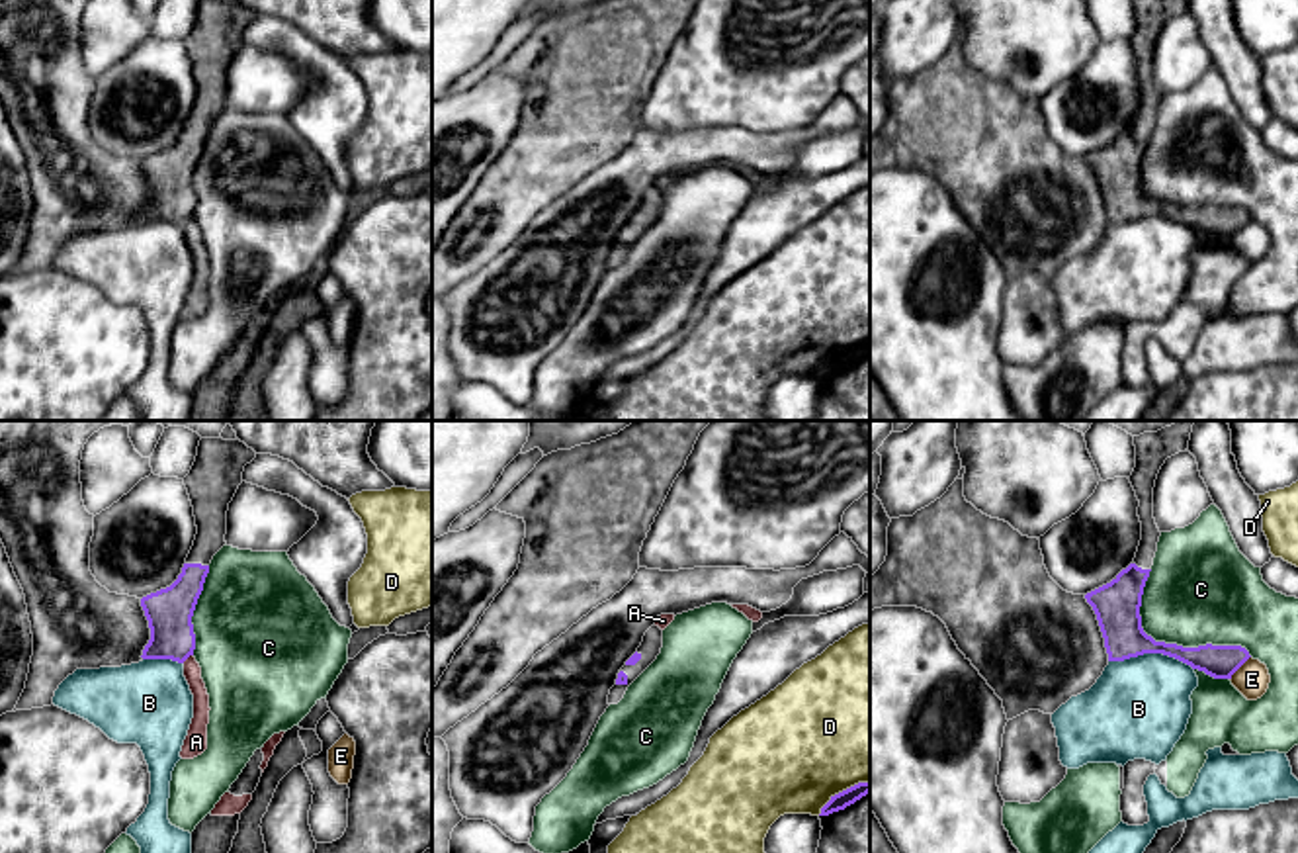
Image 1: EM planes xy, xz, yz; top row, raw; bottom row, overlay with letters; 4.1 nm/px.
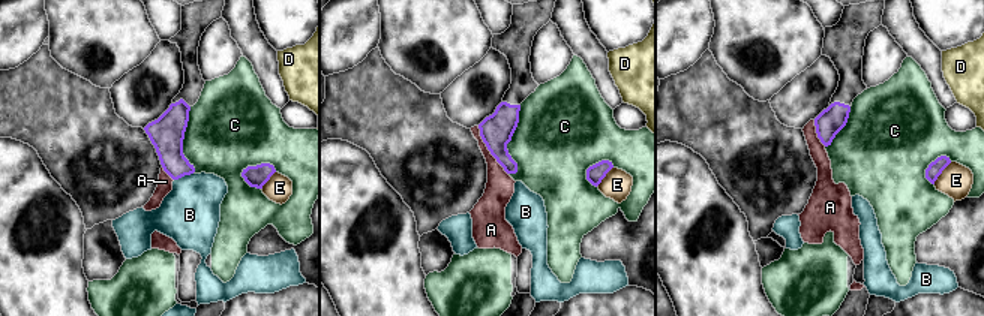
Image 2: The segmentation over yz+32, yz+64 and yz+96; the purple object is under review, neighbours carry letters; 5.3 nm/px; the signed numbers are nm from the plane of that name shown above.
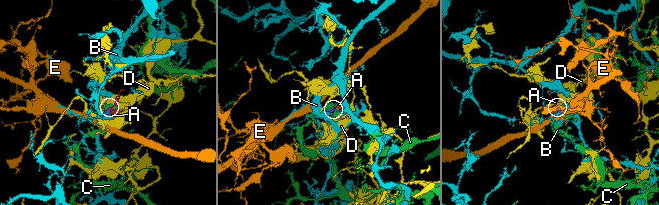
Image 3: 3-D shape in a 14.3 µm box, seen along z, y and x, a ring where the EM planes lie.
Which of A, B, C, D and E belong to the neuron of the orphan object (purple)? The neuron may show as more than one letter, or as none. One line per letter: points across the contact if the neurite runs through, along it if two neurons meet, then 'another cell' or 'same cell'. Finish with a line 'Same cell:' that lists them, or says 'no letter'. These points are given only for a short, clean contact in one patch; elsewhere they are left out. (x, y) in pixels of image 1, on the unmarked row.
A: another cell
B: another cell
C: another cell
D: another cell
E: another cell
Same cell: no letter

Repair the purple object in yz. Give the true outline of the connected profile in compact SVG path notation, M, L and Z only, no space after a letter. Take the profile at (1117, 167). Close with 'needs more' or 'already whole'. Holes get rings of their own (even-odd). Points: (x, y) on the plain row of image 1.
M1134 0L1136 29L1128 41L1140 63L1142 102L1134 123L1110 145L1087 155L1085 160L1097 176L1108 223L1124 223L1144 215L1163 215L1214 241L1232 241L1251 219L1245 209L1212 205L1183 209L1155 203L1142 190L1142 157L1161 98L1153 80L1153 49L1165 22L1187 14L1189 2L1190 0Z; needs more

